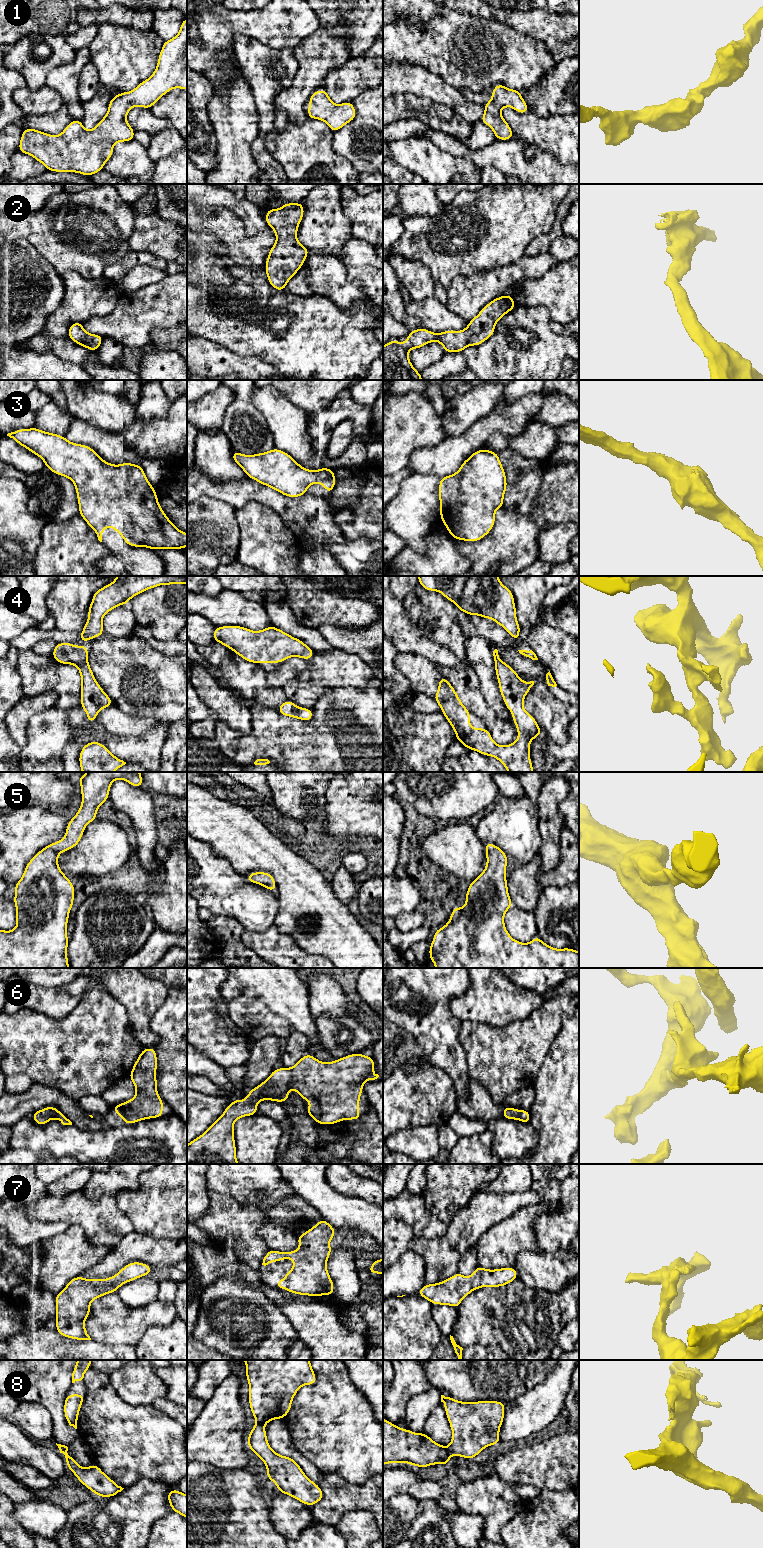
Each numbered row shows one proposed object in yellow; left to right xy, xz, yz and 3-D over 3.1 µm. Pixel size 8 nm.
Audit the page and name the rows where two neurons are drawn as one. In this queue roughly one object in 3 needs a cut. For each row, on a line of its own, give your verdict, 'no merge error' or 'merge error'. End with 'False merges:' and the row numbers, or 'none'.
1: no merge error
2: no merge error
3: no merge error
4: no merge error
5: no merge error
6: no merge error
7: no merge error
8: merge error
False merges: 8

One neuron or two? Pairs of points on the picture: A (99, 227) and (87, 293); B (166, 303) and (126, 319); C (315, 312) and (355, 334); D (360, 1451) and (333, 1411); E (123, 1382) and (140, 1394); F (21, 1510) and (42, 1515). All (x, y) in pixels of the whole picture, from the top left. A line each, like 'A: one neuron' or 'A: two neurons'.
A: two neurons
B: one neuron
C: one neuron
D: one neuron
E: one neuron
F: one neuron

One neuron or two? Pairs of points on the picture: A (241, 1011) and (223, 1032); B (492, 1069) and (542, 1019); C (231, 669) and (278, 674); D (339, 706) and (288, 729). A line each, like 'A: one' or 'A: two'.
A: two
B: one
C: two
D: one

